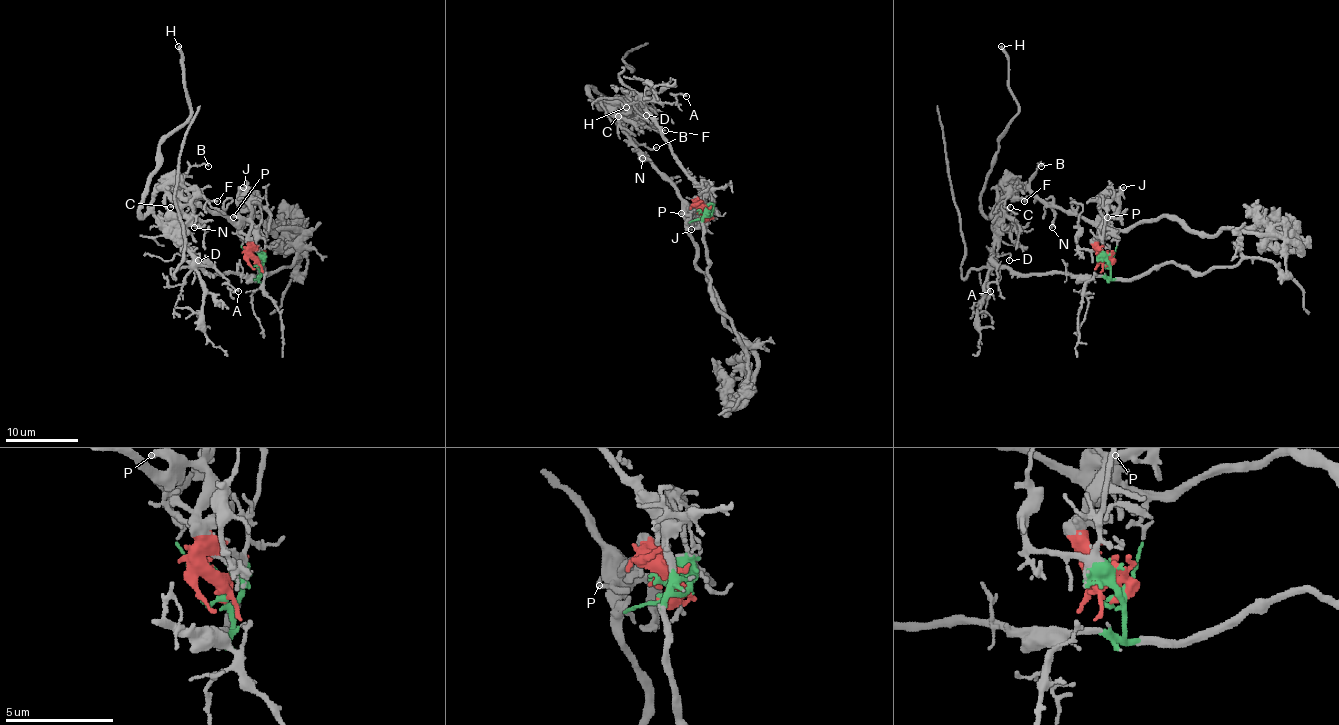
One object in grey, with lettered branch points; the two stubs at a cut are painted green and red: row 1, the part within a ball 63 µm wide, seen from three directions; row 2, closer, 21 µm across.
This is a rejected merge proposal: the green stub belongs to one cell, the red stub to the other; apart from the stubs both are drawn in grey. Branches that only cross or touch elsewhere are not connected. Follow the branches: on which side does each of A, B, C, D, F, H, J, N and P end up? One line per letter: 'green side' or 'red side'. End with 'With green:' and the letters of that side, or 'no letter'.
A: green side
B: red side
C: red side
D: green side
F: red side
H: red side
J: red side
N: red side
P: red side
With green: A, D

